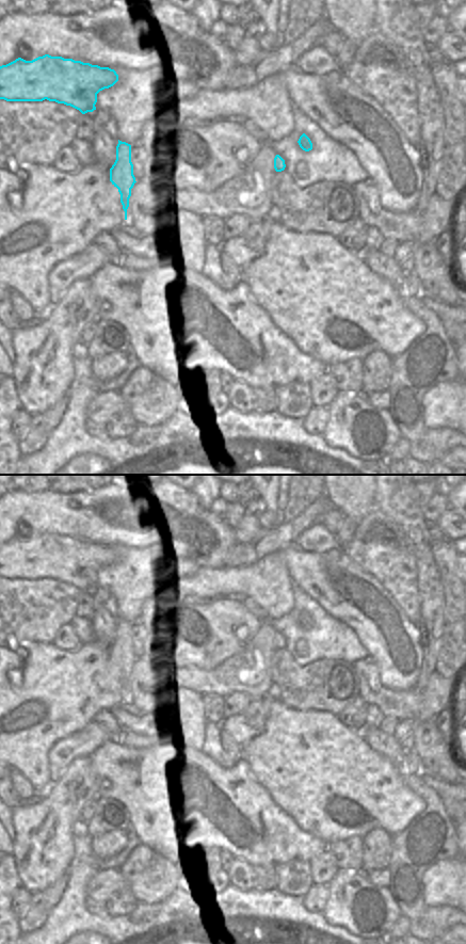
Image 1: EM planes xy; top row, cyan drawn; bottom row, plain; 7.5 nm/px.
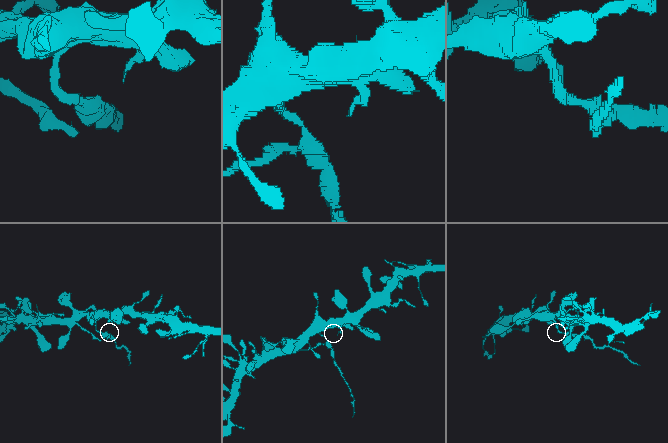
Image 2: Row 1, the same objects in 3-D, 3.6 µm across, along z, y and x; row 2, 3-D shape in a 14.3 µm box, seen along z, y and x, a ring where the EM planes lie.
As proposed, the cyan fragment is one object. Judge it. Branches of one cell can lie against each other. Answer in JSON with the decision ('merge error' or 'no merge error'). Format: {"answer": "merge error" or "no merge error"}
{"answer": "merge error"}

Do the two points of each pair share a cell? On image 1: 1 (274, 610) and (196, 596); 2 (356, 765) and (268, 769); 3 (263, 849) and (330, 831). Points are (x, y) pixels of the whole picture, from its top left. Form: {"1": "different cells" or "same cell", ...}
{"1": "same cell", "2": "same cell", "3": "different cells"}

